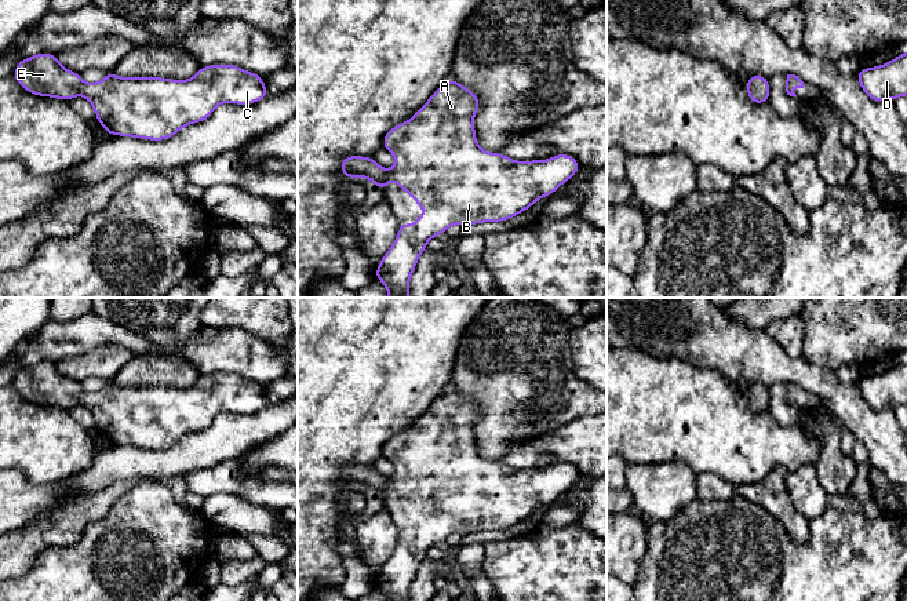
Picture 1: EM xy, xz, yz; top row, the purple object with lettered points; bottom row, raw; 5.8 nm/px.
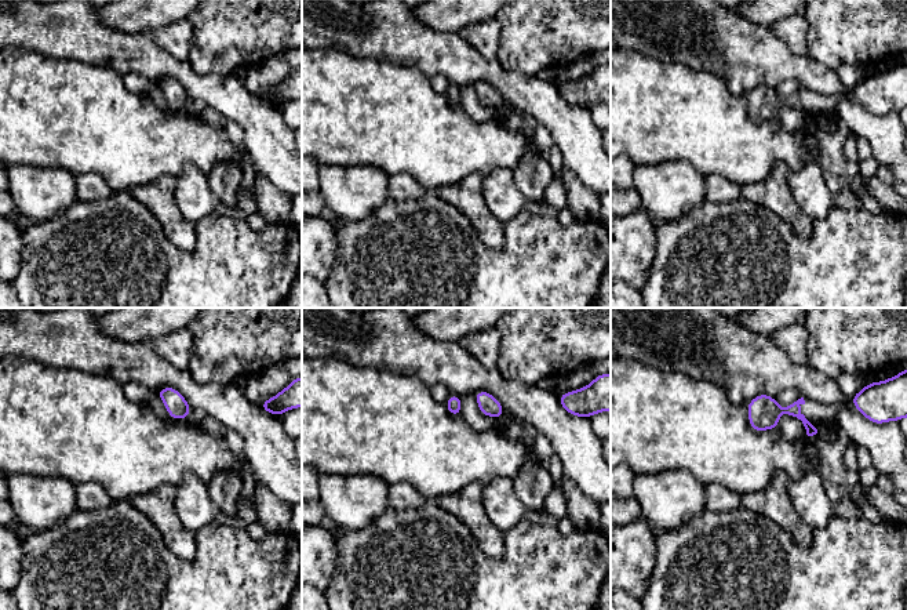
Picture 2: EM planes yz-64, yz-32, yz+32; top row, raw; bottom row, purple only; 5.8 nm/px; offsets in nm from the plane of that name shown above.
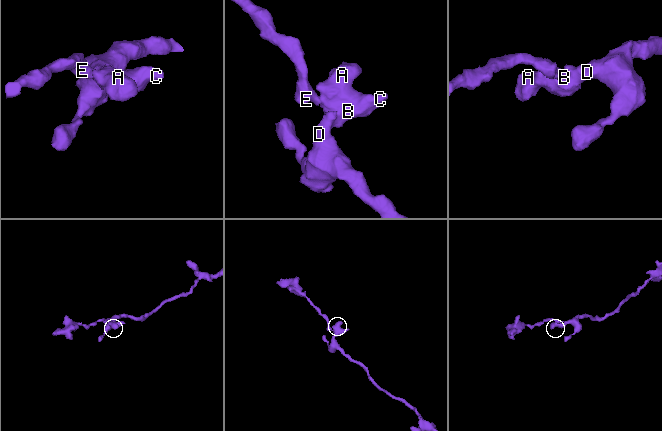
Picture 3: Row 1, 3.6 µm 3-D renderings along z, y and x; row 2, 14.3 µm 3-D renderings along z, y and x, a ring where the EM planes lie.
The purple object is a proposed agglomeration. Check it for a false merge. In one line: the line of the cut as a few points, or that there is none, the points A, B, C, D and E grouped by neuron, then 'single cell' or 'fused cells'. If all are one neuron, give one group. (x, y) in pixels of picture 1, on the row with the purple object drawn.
no cut; A B C D E; single cell

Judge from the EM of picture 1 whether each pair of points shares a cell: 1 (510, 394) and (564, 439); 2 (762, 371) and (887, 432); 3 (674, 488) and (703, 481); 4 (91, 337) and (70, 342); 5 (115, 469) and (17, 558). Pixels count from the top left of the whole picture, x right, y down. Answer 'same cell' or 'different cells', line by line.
1: different cells
2: same cell
3: different cells
4: same cell
5: different cells

